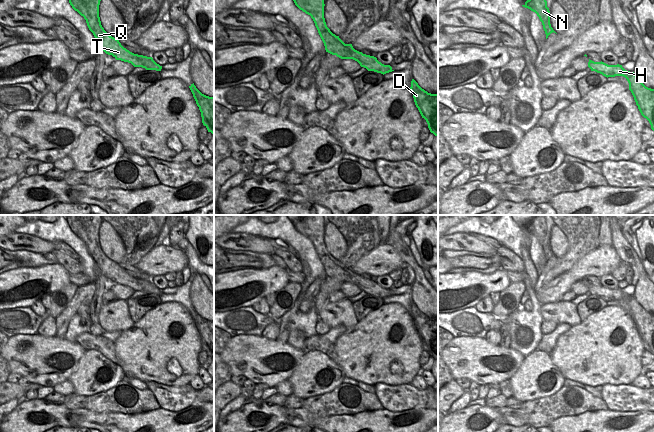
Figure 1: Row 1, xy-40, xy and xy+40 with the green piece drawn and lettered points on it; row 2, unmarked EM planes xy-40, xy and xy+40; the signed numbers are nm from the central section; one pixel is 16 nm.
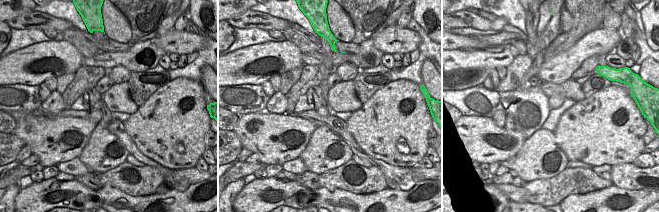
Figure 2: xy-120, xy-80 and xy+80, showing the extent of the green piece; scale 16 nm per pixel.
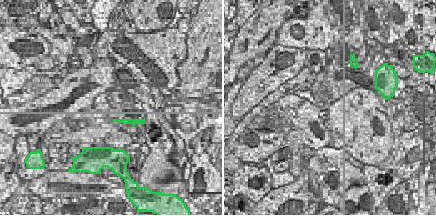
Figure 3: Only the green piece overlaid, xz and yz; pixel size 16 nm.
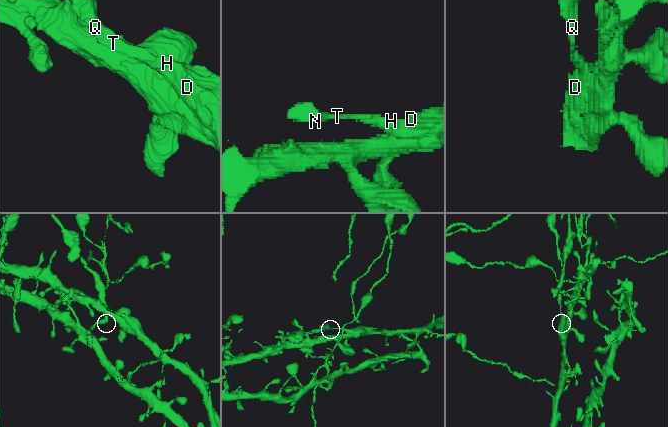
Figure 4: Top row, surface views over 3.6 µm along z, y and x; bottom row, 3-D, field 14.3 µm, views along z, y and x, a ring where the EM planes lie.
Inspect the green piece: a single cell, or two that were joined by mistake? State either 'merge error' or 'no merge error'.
merge error

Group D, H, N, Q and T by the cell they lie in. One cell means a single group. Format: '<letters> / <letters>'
D H / N Q T

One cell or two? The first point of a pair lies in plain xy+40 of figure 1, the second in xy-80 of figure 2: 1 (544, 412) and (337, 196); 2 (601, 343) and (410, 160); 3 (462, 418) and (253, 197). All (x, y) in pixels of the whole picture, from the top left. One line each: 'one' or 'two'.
1: two
2: one
3: one

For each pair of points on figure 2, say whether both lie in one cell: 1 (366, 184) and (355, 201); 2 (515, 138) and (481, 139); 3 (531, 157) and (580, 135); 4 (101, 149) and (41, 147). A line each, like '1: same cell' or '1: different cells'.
1: different cells
2: same cell
3: different cells
4: different cells

